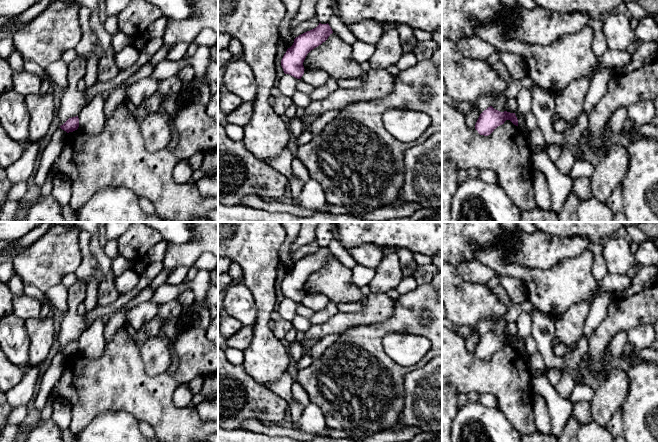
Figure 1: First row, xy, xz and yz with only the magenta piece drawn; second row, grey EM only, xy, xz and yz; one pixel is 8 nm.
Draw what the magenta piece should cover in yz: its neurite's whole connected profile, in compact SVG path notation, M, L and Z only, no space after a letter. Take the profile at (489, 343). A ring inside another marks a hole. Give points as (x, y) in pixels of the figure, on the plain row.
M490 330L480 338L475 348L475 353L480 359L488 360L498 350L504 348L506 344L510 344L514 349L518 350L518 343L515 337L500 336Z

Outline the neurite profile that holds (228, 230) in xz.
M218 222L218 228L223 229L223 232L219 235L220 240L231 237L235 232L233 225L229 222Z

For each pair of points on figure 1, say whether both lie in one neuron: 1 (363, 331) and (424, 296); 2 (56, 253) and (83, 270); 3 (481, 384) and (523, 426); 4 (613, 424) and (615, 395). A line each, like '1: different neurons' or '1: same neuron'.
1: same neuron
2: different neurons
3: same neuron
4: different neurons

